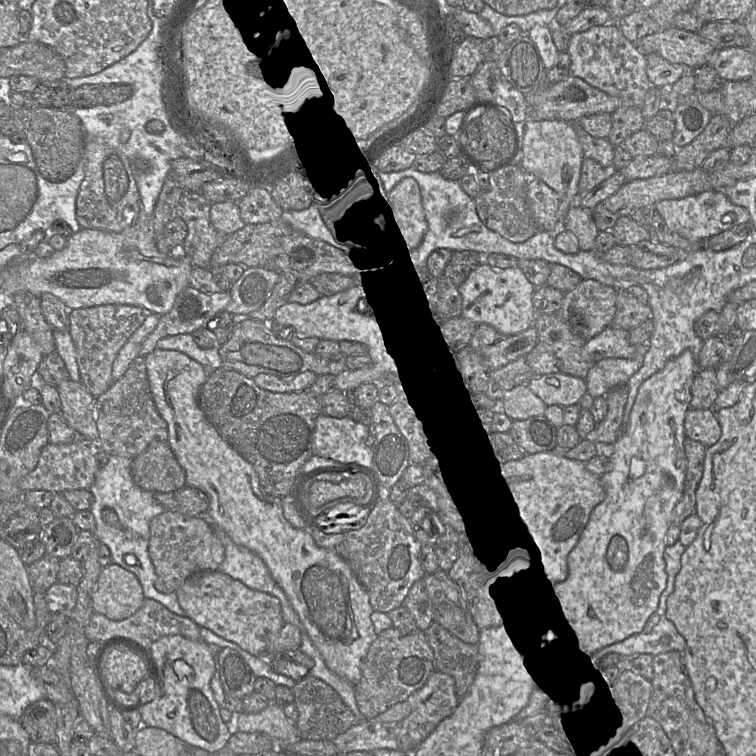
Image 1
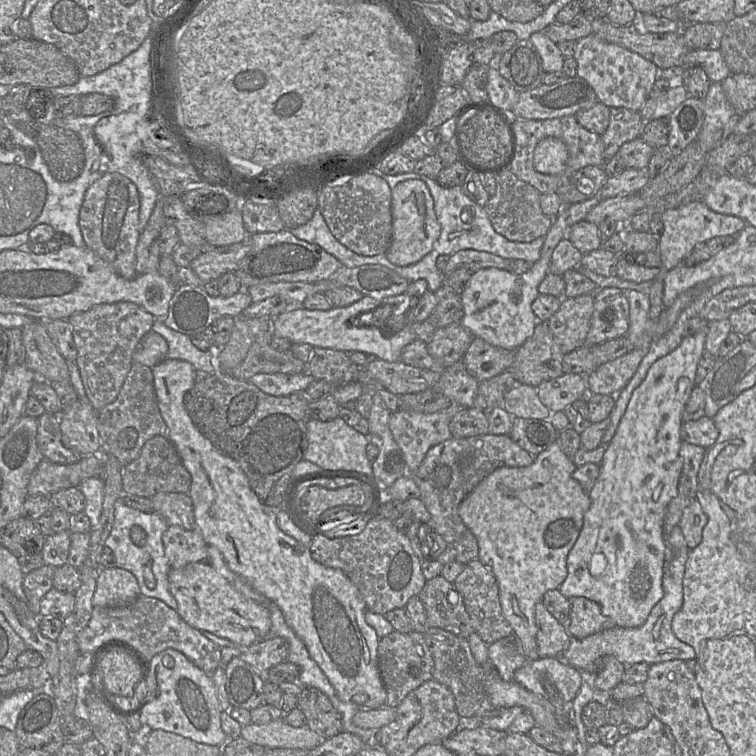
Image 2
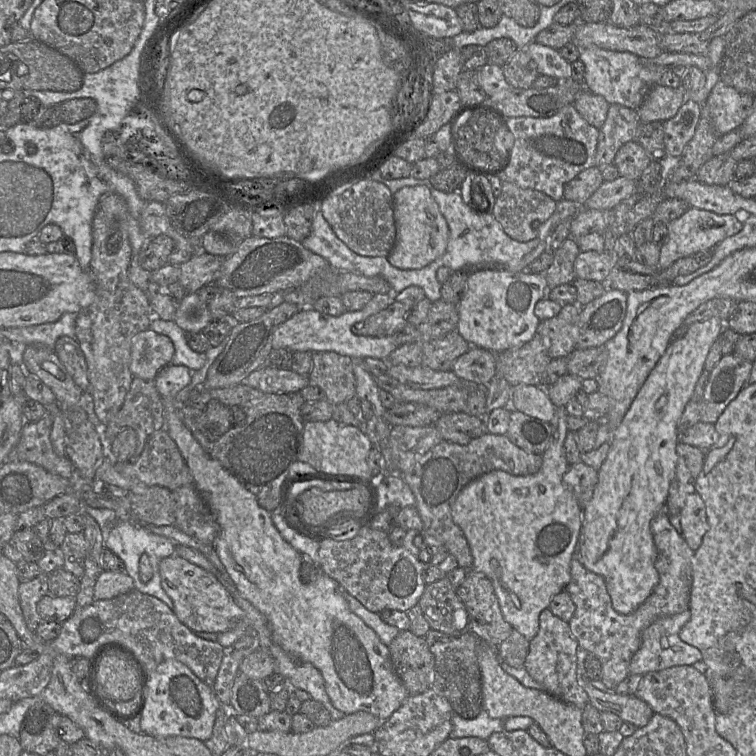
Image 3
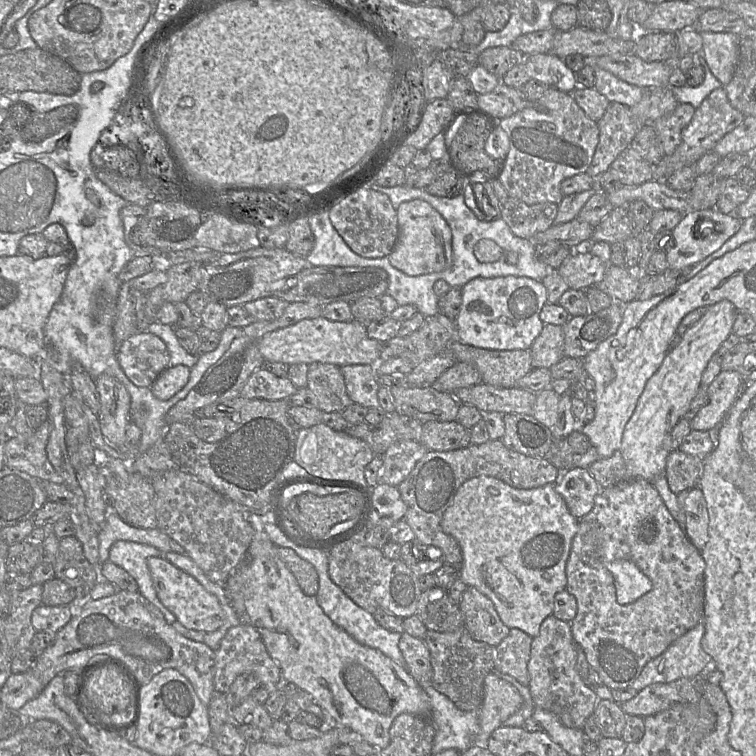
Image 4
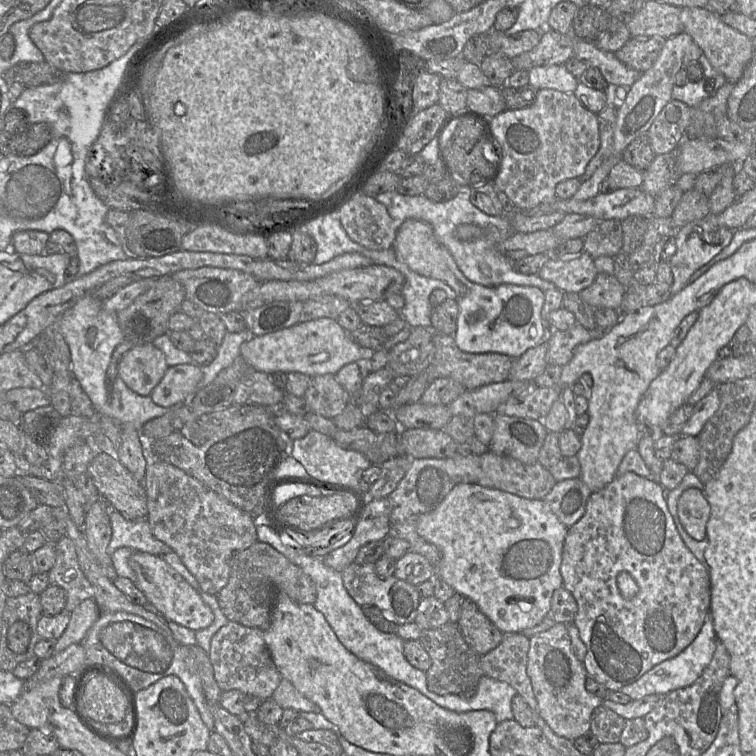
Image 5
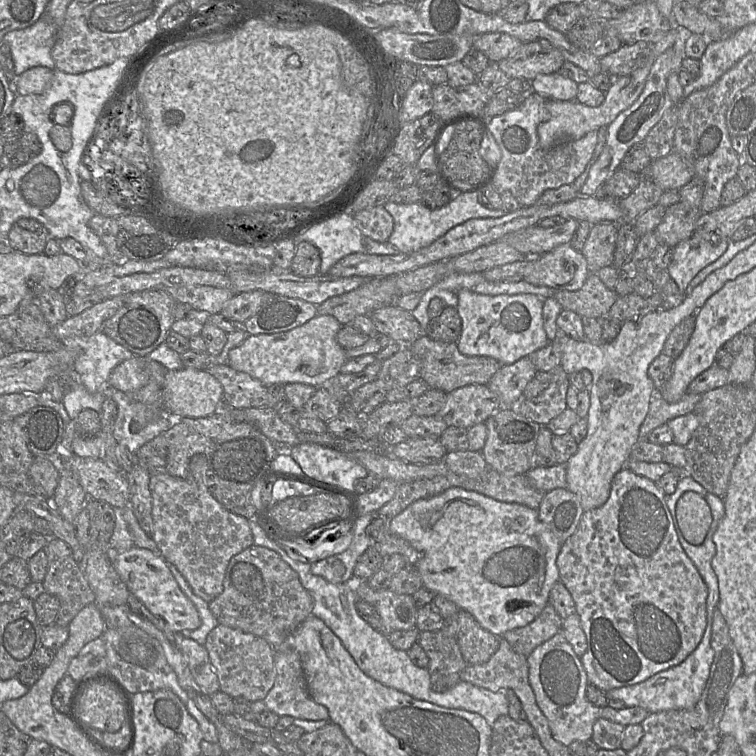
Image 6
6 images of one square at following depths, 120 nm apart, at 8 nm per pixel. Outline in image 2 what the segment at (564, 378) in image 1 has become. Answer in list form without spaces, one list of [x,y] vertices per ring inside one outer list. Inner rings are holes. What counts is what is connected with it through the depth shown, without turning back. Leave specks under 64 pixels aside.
[[[568,373],[542,382],[536,387],[540,401],[552,412],[564,411],[567,406],[582,398],[587,378]]]

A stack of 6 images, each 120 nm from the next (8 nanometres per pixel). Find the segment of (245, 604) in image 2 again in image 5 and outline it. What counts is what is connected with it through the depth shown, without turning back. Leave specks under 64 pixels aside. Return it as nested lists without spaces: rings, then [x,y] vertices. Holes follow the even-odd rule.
[[[134,552],[129,558],[129,565],[136,574],[135,585],[166,620],[173,621],[193,631],[204,629],[214,621],[212,609],[203,601],[198,592],[162,557],[145,552]]]

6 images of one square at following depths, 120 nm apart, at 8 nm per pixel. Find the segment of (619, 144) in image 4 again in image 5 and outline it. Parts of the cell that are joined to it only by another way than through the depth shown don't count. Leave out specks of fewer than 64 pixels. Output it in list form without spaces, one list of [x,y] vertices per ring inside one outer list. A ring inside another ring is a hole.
[[[614,104],[607,105],[597,115],[599,124],[599,149],[588,163],[584,173],[579,177],[581,182],[588,180],[596,169],[613,154],[613,138],[616,126],[617,108]]]

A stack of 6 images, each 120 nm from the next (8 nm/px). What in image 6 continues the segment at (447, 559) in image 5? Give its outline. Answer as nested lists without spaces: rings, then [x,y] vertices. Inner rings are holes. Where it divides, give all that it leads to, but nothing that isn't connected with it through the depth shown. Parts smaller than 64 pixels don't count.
[[[451,487],[431,498],[417,500],[392,519],[390,533],[405,539],[419,553],[418,561],[414,566],[418,570],[425,588],[434,594],[446,597],[455,603],[460,610],[469,612],[484,629],[497,637],[502,637],[507,631],[524,627],[531,623],[549,603],[551,589],[560,581],[557,558],[562,543],[551,528],[539,519],[538,510],[517,503],[498,501],[476,491]]]

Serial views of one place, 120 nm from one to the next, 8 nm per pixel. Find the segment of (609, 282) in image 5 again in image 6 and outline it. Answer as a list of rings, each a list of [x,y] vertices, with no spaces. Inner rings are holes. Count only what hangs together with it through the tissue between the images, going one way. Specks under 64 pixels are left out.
[[[590,273],[579,290],[557,291],[554,296],[563,309],[573,311],[581,317],[592,317],[596,319],[605,318],[608,315],[617,297],[616,292],[608,289],[596,273]]]

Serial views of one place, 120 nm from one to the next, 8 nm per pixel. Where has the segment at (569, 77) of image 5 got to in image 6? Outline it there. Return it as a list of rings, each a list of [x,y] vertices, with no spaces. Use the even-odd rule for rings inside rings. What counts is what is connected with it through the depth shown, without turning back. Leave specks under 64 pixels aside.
[[[558,72],[537,75],[531,81],[531,84],[534,92],[546,99],[573,101],[576,99],[578,92],[578,84]]]

